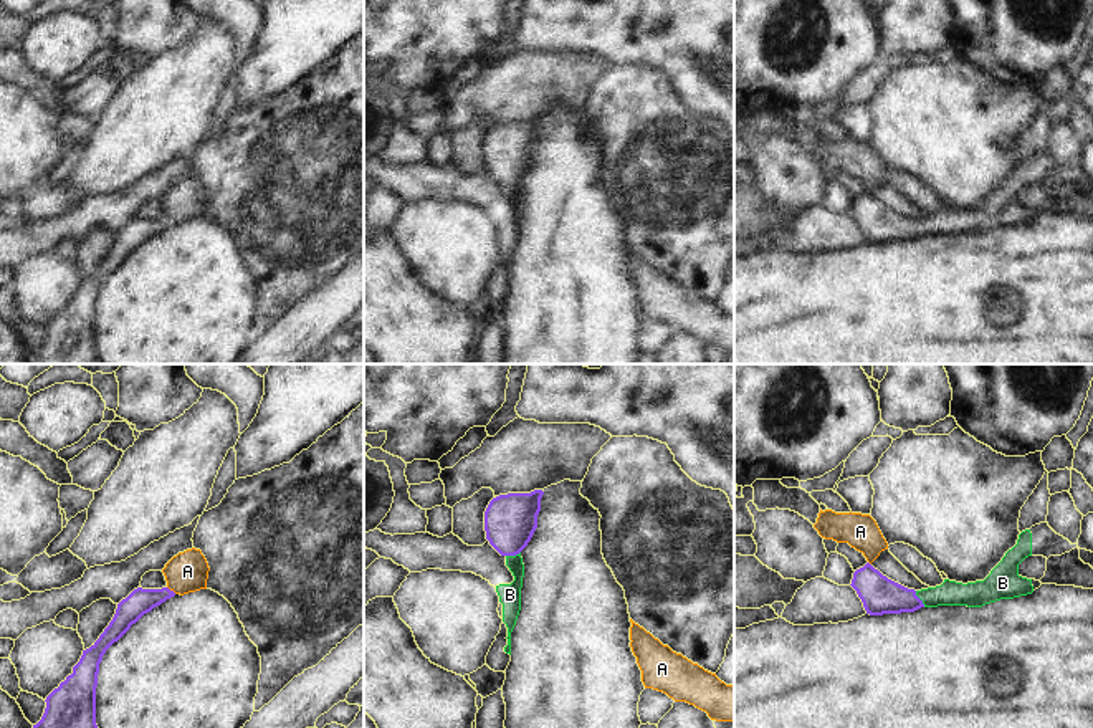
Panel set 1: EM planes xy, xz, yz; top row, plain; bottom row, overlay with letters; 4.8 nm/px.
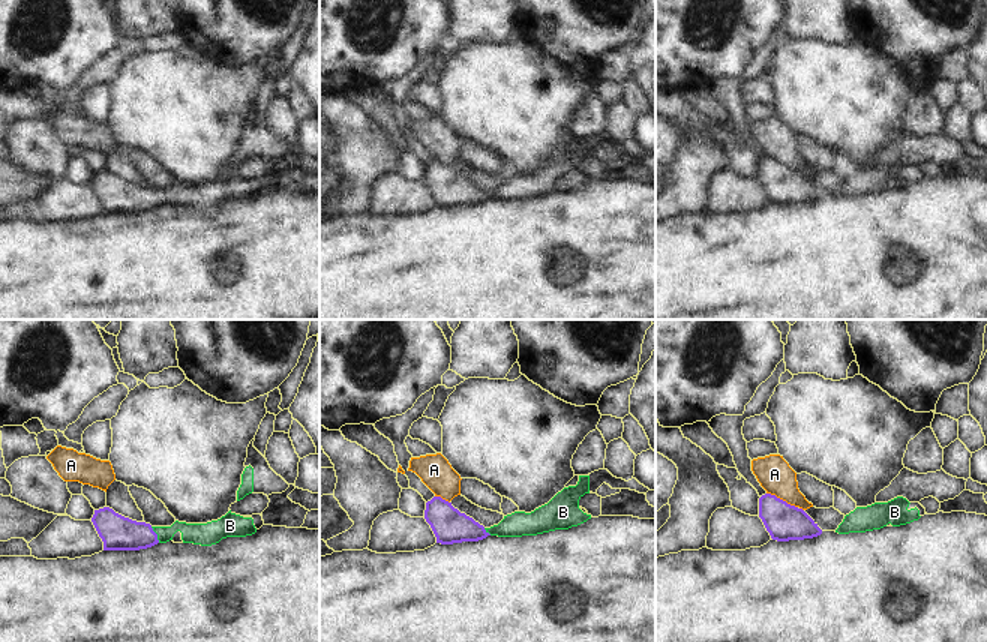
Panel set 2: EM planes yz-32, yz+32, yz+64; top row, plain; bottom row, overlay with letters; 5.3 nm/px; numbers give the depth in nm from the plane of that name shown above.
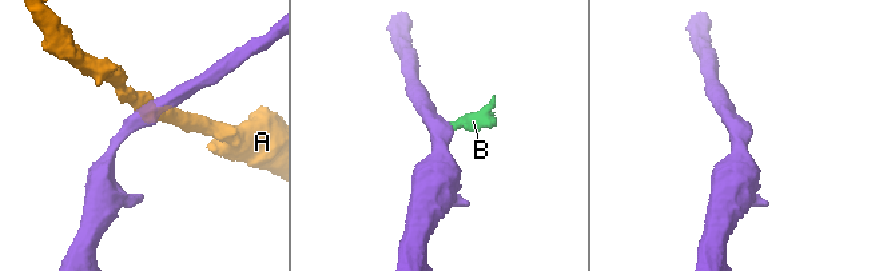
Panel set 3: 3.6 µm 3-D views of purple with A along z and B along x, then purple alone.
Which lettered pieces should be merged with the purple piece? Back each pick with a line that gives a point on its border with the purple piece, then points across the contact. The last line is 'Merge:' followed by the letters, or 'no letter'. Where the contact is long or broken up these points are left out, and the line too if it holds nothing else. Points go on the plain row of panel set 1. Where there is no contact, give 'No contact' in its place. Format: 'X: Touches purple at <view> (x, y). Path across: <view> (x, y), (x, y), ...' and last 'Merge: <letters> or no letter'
B: Touches purple at yz (920, 229). Path across: yz (878, 224), (895, 229), (920, 229), (949, 222)
Merge: B

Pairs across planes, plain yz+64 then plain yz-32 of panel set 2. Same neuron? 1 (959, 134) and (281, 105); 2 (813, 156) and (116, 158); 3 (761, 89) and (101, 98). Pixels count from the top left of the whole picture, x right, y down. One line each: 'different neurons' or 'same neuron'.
1: same neuron
2: different neurons
3: same neuron

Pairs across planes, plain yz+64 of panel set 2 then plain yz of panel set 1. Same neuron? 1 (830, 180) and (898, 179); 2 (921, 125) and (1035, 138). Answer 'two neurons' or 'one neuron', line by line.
1: two neurons
2: one neuron

